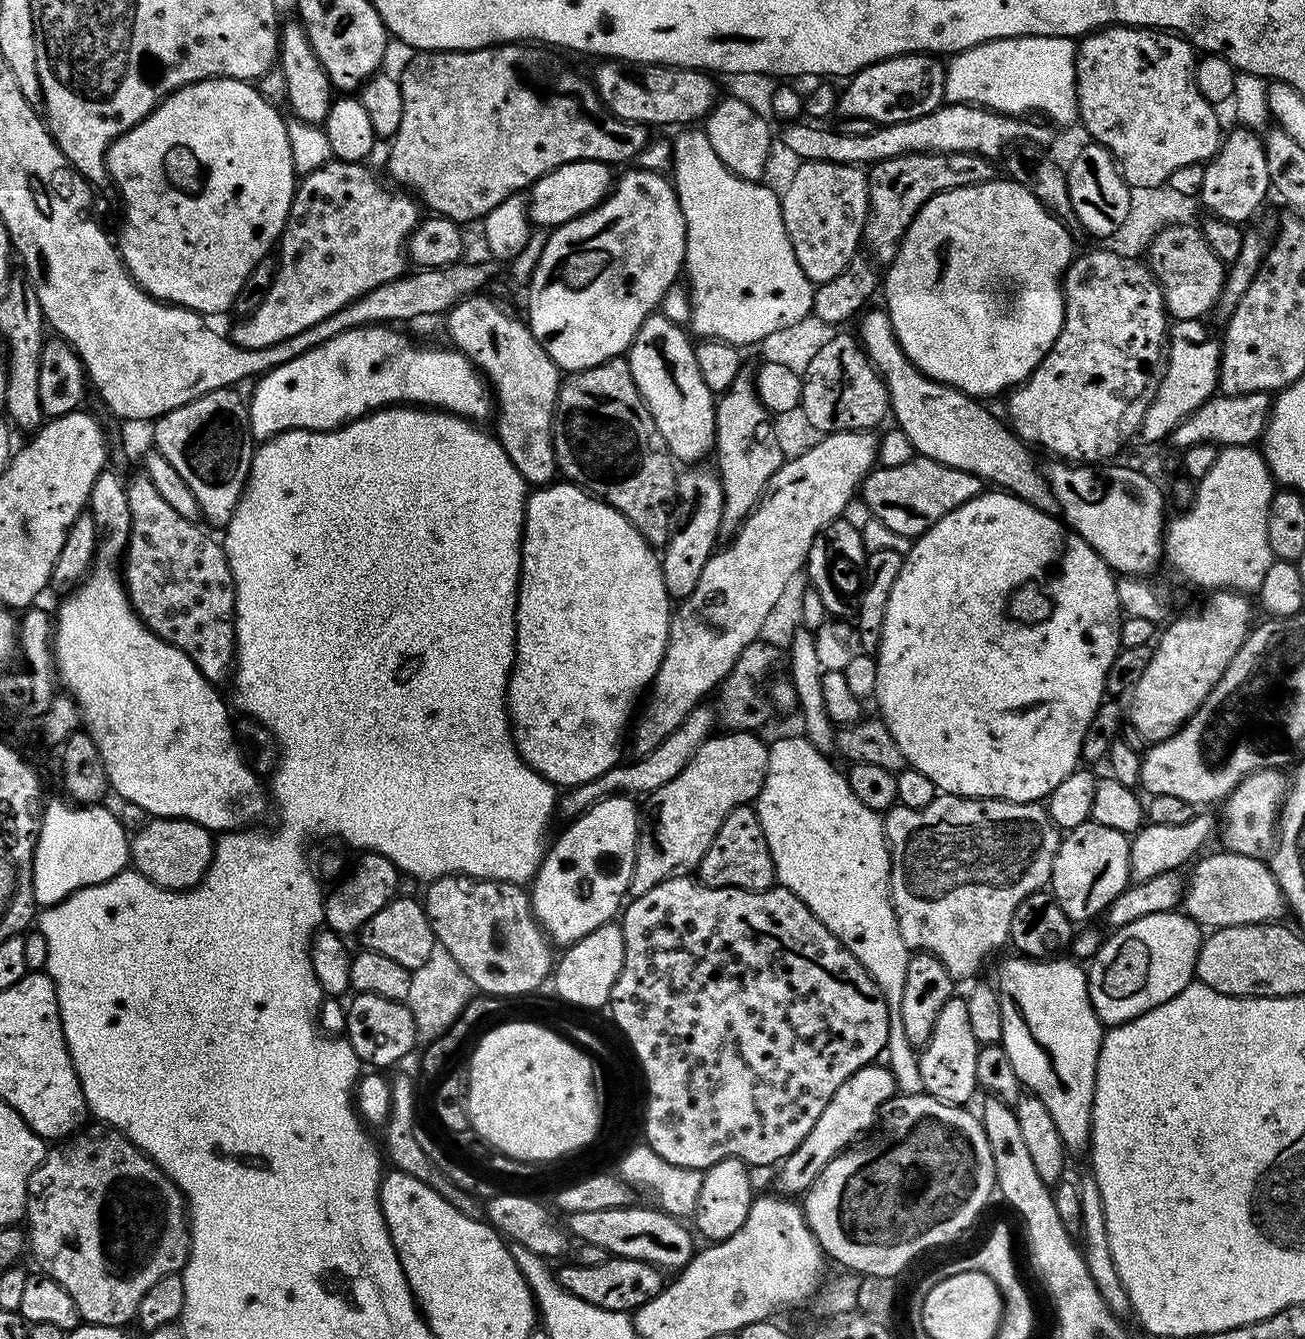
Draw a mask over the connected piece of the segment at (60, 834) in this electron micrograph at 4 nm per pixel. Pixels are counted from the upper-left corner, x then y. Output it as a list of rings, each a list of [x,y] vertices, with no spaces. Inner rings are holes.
[[[59,798],[60,800],[52,800],[43,805],[42,819],[40,821],[40,833],[36,839],[36,849],[32,851],[32,885],[34,886],[34,898],[37,905],[47,906],[57,904],[66,899],[71,892],[77,892],[79,888],[86,886],[94,886],[106,882],[110,878],[114,878],[119,872],[125,871],[130,864],[130,836],[124,831],[124,828],[118,822],[118,818],[114,818],[111,807],[108,806],[77,806],[67,799]]]

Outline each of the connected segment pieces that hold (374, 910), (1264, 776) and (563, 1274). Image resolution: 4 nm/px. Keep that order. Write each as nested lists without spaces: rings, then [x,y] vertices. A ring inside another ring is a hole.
[[[361,851],[356,860],[356,865],[347,869],[346,875],[337,883],[333,892],[329,891],[324,897],[324,924],[327,931],[337,932],[341,938],[359,933],[360,928],[382,910],[382,906],[396,899],[395,887],[398,883],[400,869],[377,852]]]
[[[1279,768],[1252,772],[1222,802],[1224,808],[1224,844],[1227,851],[1246,858],[1264,860],[1276,847],[1280,806],[1286,795],[1286,776]]]
[[[617,1256],[598,1266],[571,1262],[561,1270],[558,1282],[567,1292],[574,1294],[574,1298],[582,1298],[582,1302],[590,1302],[590,1306],[598,1306],[607,1312],[631,1314],[663,1290],[666,1276],[650,1262]]]

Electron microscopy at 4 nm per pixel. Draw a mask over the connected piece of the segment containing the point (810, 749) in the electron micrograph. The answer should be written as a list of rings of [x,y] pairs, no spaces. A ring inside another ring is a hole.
[[[803,734],[784,736],[781,740],[771,741],[768,749],[768,776],[764,780],[760,795],[754,801],[754,807],[762,822],[762,830],[766,834],[770,854],[774,858],[774,870],[779,887],[790,890],[798,898],[802,898],[802,902],[806,902],[808,909],[824,923],[826,930],[833,932],[844,943],[846,950],[850,950],[850,954],[854,954],[854,958],[858,958],[860,965],[874,978],[878,990],[882,990],[888,1003],[888,1047],[886,1049],[888,1060],[886,1060],[886,1066],[892,1071],[896,1091],[899,1095],[918,1094],[924,1092],[920,1057],[917,1049],[910,1042],[910,1038],[906,1038],[906,1029],[902,1027],[902,1010],[900,1009],[902,1006],[902,985],[906,983],[906,966],[908,965],[910,949],[902,942],[902,934],[898,930],[898,922],[896,921],[896,911],[892,908],[892,894],[888,890],[888,879],[892,877],[892,856],[888,852],[888,840],[884,836],[884,818],[881,813],[870,810],[870,806],[862,806],[862,801],[854,795],[854,790],[850,790],[847,775],[843,771],[839,772],[828,760],[831,759],[825,753],[819,752]]]

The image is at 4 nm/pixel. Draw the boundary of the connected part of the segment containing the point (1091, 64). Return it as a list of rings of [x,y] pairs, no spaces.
[[[1113,24],[1107,28],[1101,28],[1095,32],[1089,32],[1079,41],[1076,49],[1076,106],[1078,120],[1089,132],[1091,139],[1106,148],[1113,158],[1116,159],[1120,173],[1128,183],[1129,188],[1134,187],[1158,187],[1167,185],[1170,174],[1182,166],[1191,164],[1204,164],[1216,155],[1220,148],[1222,131],[1220,132],[1220,120],[1216,117],[1217,109],[1202,94],[1198,94],[1196,85],[1196,61],[1197,53],[1191,44],[1179,34],[1173,34],[1167,30],[1154,28],[1132,28],[1129,24]]]

